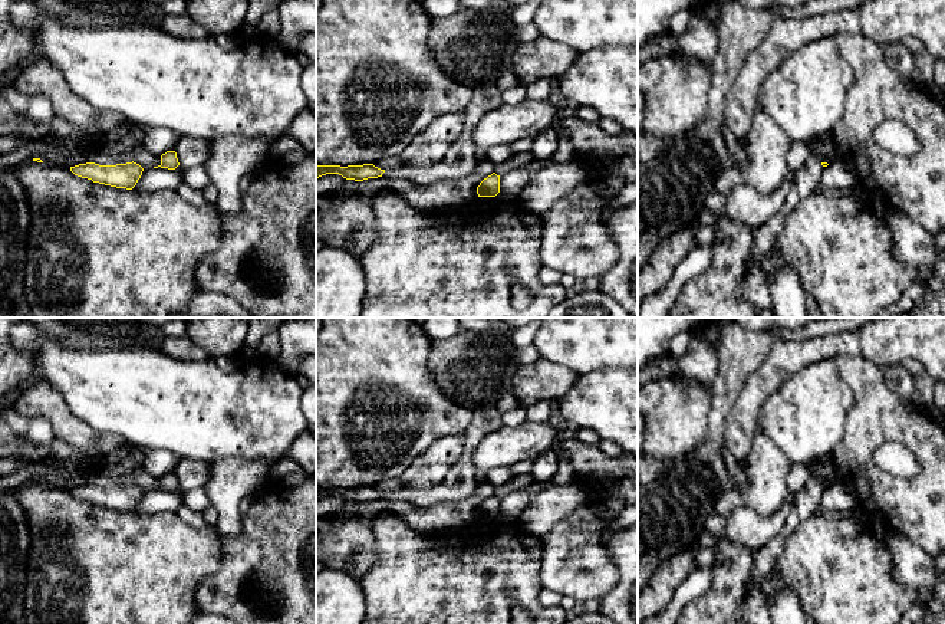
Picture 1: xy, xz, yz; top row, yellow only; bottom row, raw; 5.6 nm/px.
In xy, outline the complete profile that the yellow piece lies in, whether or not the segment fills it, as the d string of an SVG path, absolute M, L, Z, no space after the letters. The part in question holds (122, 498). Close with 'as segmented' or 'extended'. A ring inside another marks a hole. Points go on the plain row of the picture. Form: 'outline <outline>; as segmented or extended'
outline M134 483L116 487L86 485L70 489L70 493L78 499L92 502L93 505L132 512L141 500L144 490Z; as segmented

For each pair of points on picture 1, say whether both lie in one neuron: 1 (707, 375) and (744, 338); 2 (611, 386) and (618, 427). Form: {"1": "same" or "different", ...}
{"1": "different", "2": "same"}

